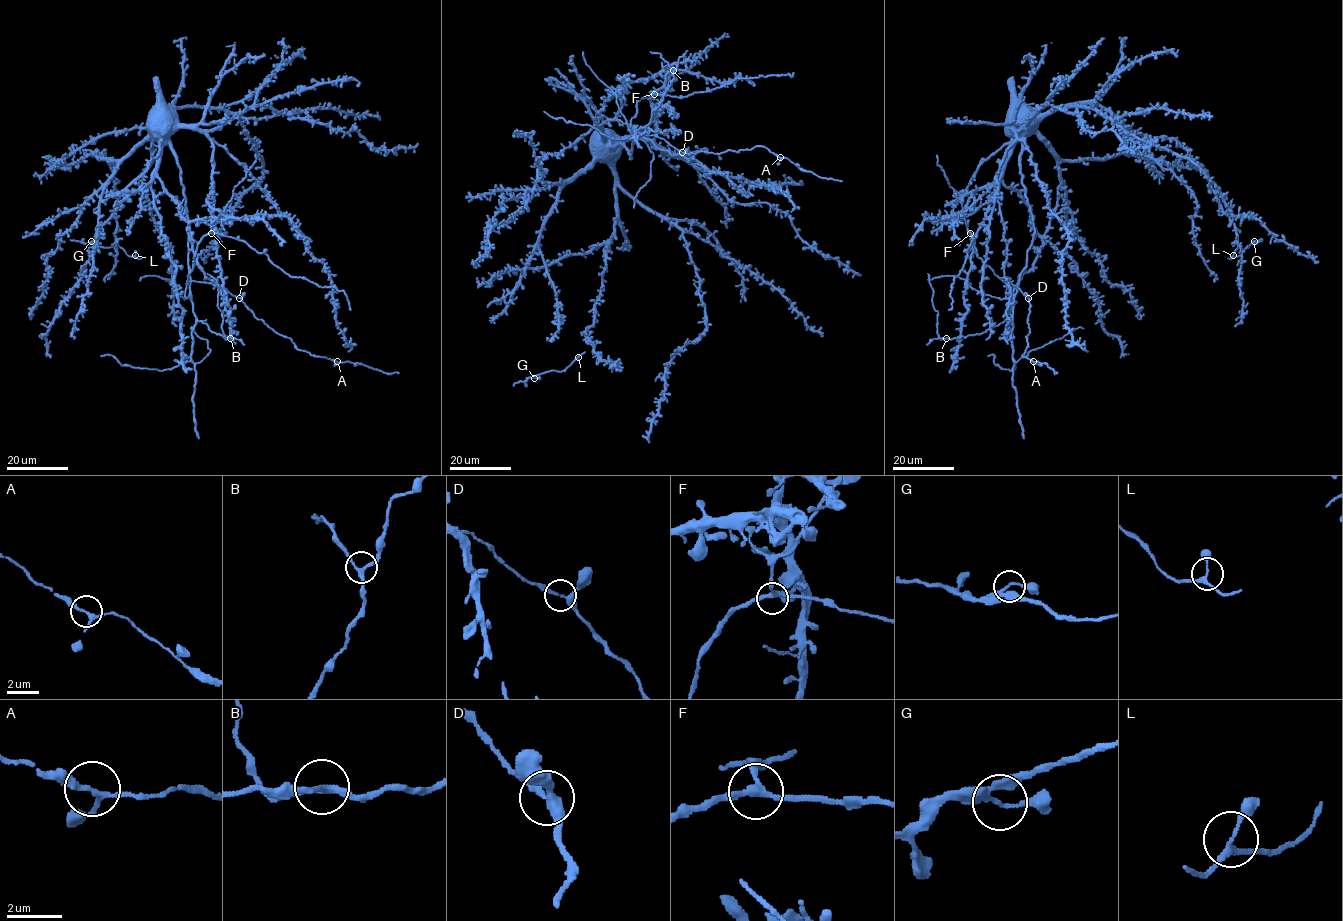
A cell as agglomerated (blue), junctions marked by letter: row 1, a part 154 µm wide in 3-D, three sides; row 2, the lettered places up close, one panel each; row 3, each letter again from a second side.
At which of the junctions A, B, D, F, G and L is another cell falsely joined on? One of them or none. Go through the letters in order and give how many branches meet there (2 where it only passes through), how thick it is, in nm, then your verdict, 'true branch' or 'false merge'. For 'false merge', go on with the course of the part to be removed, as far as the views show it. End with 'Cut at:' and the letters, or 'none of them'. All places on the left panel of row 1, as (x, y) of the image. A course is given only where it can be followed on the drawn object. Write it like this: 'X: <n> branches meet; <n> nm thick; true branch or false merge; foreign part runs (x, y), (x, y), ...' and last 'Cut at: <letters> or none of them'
A: 3 branches meet; 180 nm thick; true branch
B: 3 branches meet; 200 nm thick; true branch
D: 3 branches meet; 240 nm thick; true branch
F: 3 branches meet; 240 nm thick; true branch
G: 3 branches meet; 170 nm thick; true branch
L: 3 branches meet; 170 nm thick; true branch
Cut at: none of them

